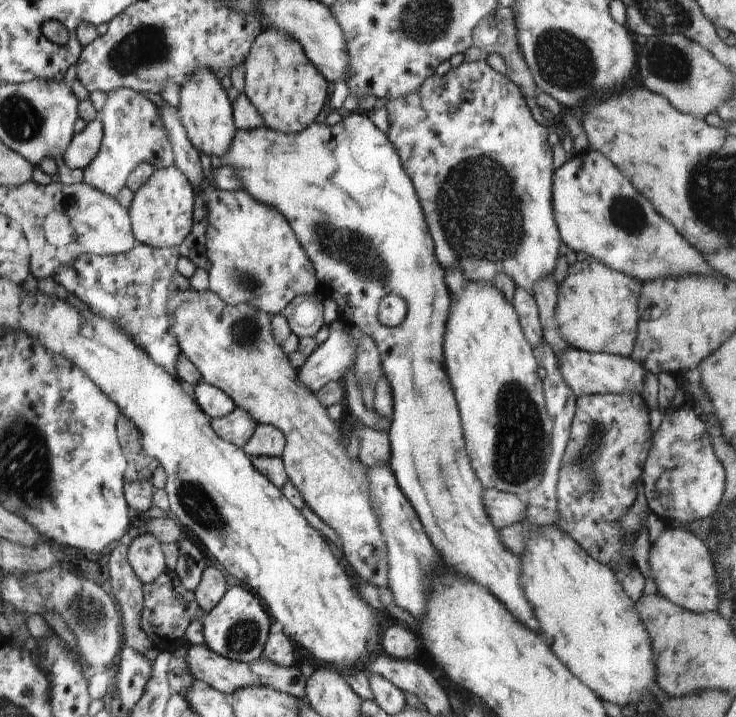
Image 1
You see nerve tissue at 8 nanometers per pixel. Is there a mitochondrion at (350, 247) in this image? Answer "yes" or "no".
yes

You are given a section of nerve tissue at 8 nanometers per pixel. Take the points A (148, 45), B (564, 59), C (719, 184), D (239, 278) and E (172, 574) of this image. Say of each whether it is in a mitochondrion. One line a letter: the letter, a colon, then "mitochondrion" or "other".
A: mitochondrion
B: mitochondrion
C: mitochondrion
D: mitochondrion
E: other

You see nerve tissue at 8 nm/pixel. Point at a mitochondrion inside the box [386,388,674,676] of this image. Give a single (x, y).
(584, 460)

